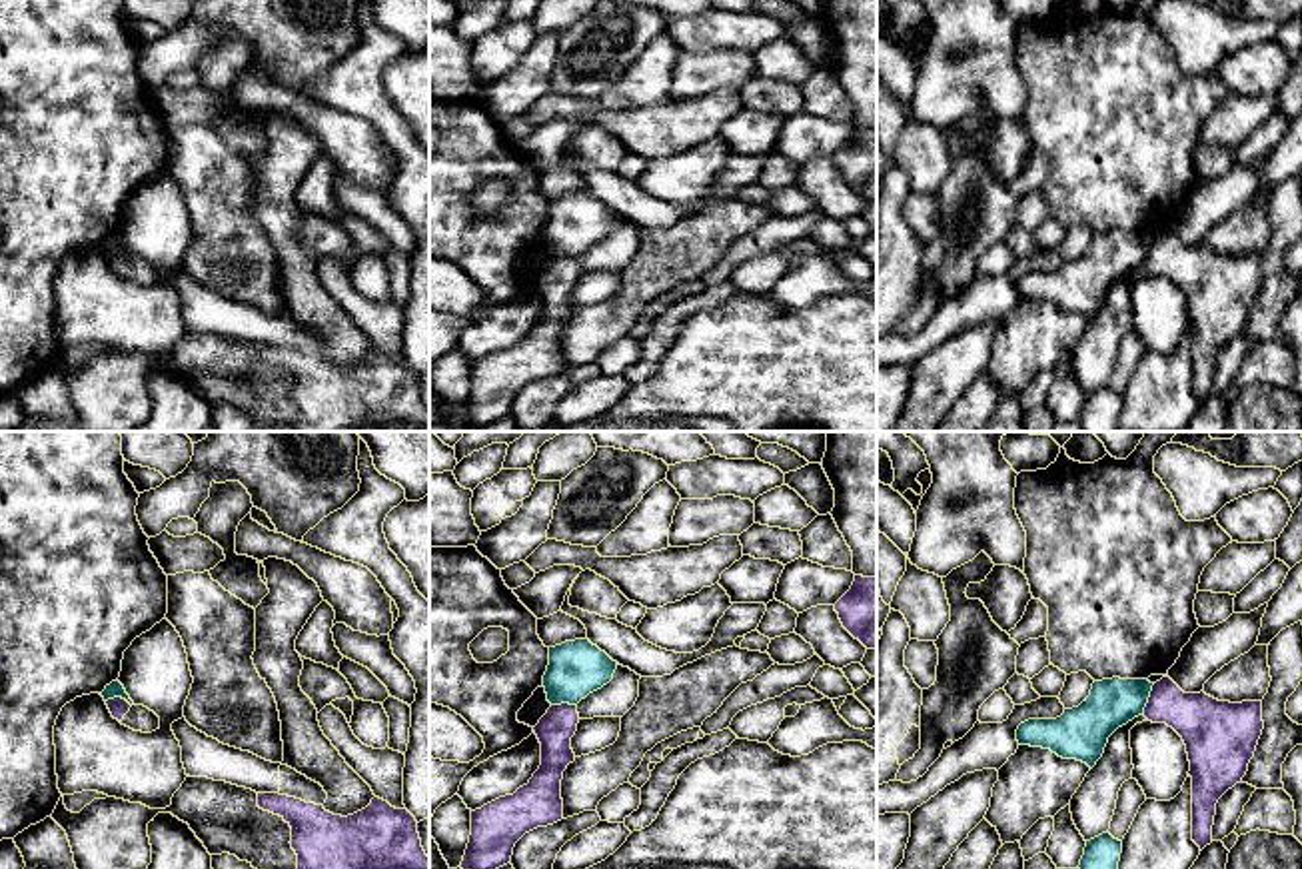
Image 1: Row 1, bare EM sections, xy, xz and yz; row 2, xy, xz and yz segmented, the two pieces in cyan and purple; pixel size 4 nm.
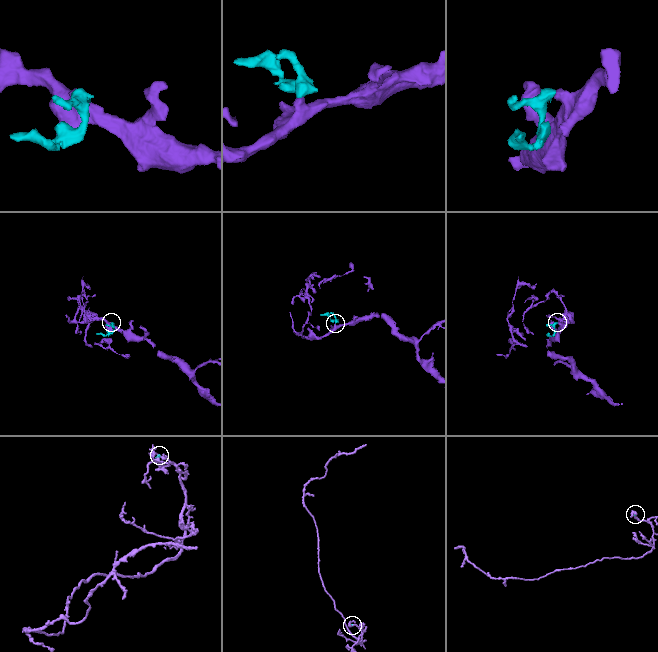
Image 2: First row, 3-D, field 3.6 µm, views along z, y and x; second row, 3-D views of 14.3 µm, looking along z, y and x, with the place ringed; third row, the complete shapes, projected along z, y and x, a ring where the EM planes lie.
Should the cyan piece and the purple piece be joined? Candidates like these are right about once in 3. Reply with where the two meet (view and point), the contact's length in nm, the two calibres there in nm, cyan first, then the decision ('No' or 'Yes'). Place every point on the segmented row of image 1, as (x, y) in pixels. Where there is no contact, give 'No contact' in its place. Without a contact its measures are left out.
Touches cyan at yz (1149, 696). Shared border 130 nm. Thickness 190 nm (cyan) against 220 nm. No

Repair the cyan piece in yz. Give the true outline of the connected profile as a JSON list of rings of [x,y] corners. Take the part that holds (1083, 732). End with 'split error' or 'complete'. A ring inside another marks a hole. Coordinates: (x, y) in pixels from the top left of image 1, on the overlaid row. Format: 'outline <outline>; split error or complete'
outline [[[1148,679],[1094,681],[1090,695],[1056,719],[1028,719],[1018,725],[1018,745],[1050,749],[1090,769],[1102,757],[1108,737],[1144,713],[1152,685]]]; complete

